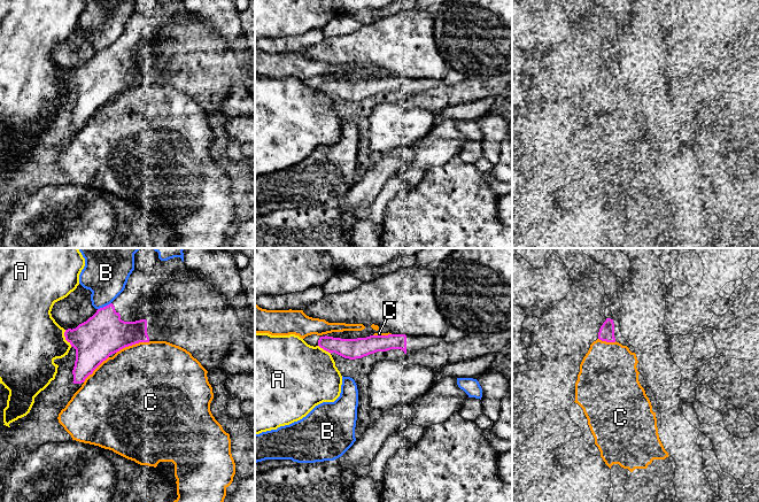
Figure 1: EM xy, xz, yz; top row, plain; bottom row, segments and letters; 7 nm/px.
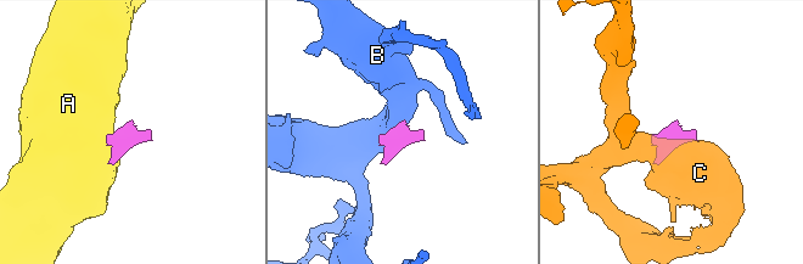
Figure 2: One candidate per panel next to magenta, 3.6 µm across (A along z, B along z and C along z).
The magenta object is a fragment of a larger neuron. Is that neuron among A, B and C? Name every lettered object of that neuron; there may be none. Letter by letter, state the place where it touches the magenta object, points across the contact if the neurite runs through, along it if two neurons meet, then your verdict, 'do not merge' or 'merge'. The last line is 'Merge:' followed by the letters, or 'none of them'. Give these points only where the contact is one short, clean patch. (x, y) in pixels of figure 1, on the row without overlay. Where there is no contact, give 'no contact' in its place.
A: xy (66, 80) | along xy (64, 72), (64, 82), (71, 89) | do not merge
B: xy (103, 49) | along xy (110, 45), (98, 52) | do not merge
C: xy (132, 86) | do not merge
Merge: none of them

